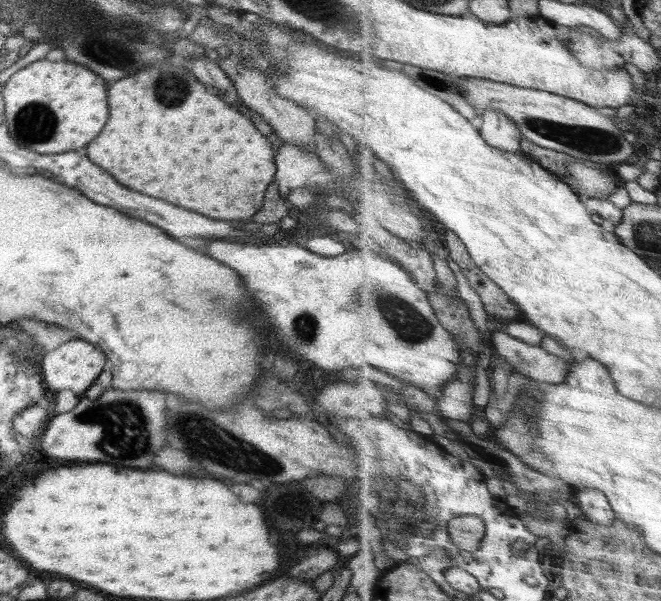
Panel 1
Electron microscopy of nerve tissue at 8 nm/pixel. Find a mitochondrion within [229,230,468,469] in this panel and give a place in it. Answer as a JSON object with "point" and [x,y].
{"point":[412,327]}

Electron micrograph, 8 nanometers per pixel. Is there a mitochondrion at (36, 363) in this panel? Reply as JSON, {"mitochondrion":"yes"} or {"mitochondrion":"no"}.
{"mitochondrion":"no"}

